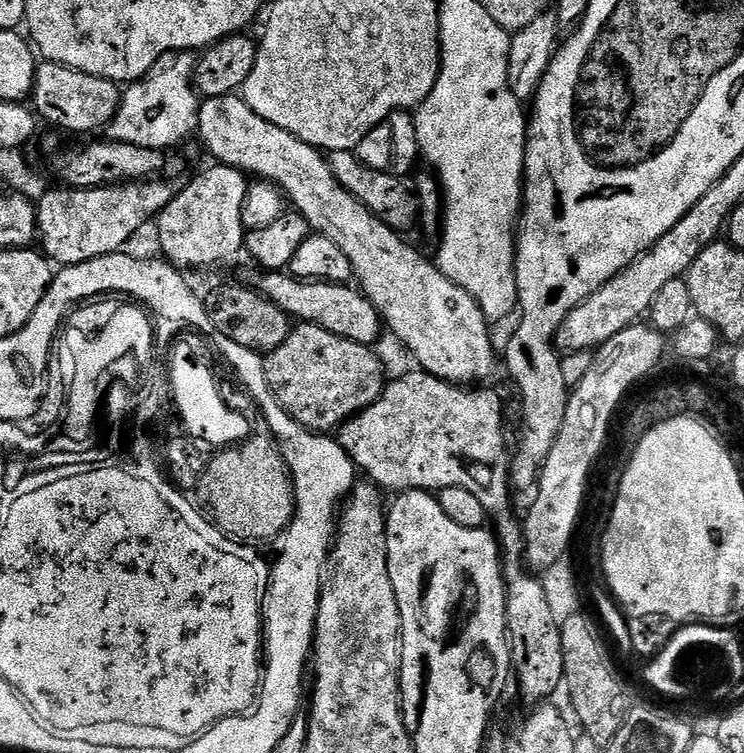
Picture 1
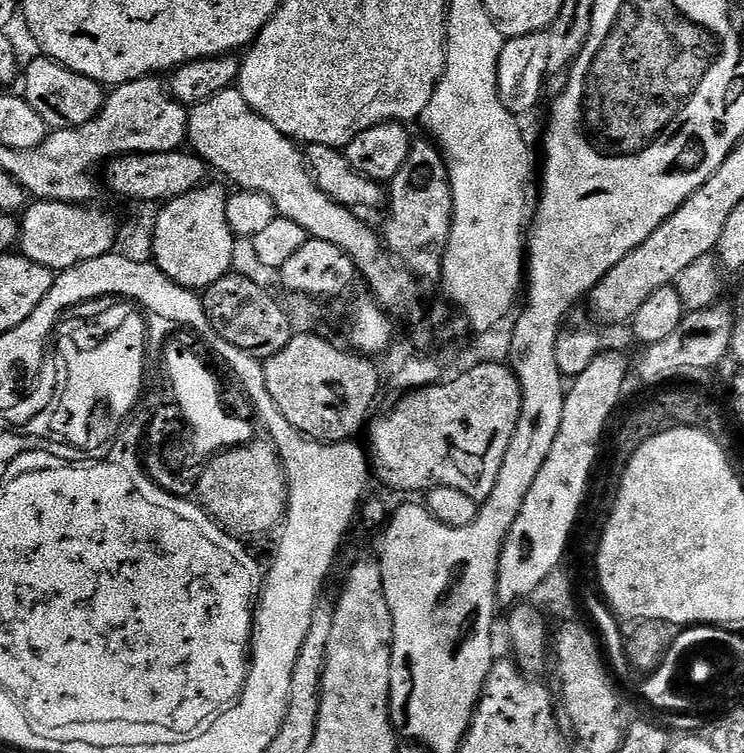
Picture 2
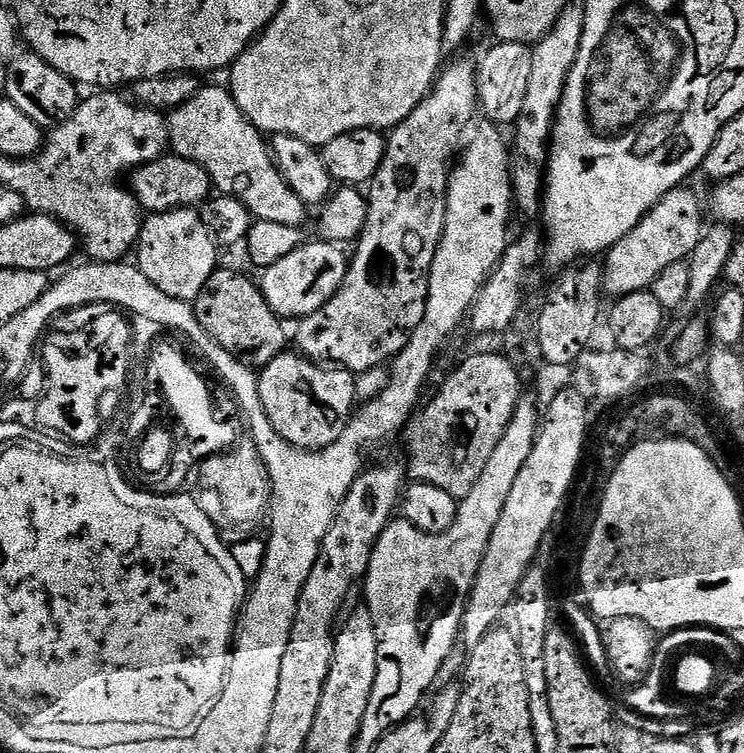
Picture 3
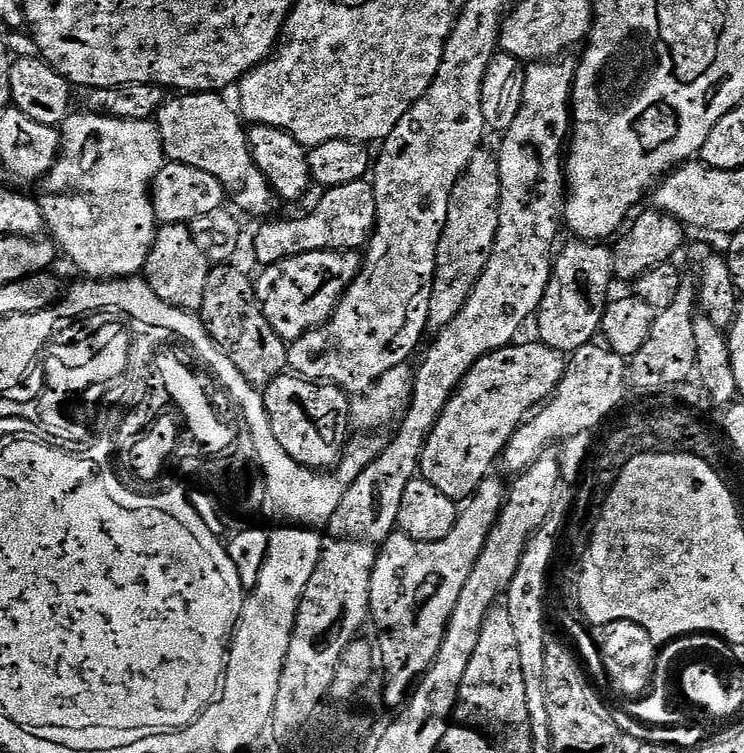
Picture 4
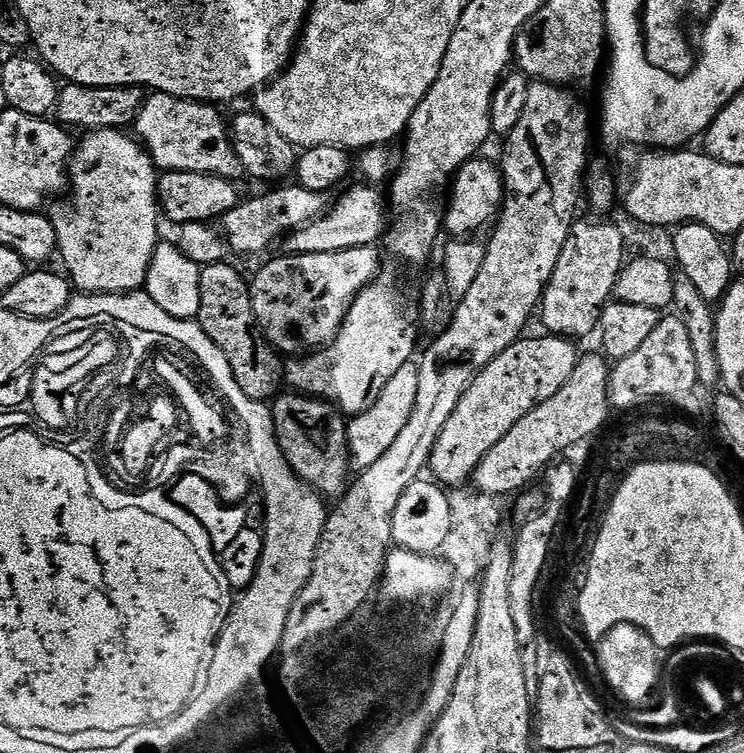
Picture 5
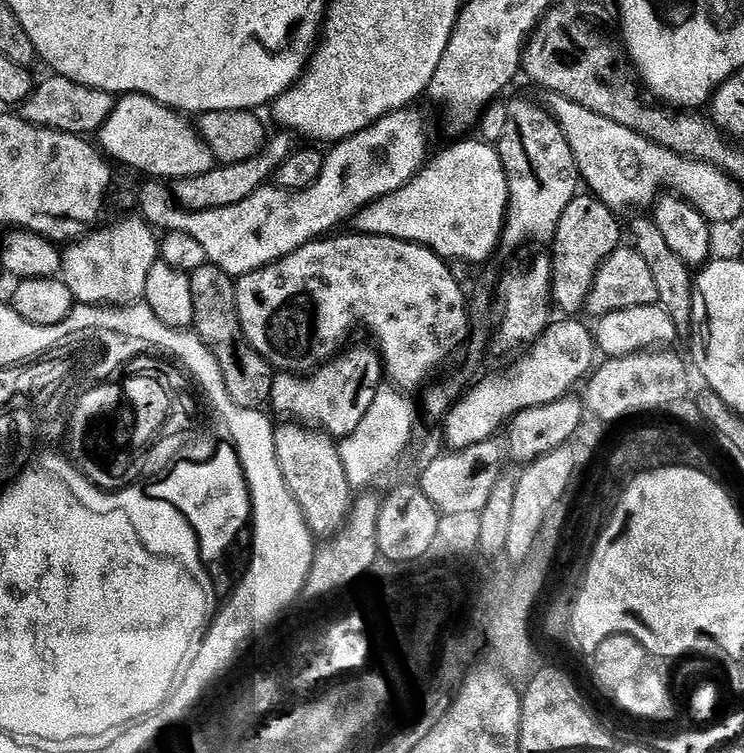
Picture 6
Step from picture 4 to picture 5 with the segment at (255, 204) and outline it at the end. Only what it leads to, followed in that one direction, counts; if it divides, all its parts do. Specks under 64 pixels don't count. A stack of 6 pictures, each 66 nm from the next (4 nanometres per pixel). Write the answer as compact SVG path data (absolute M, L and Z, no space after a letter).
M153 91L145 99L136 116L134 132L137 139L151 155L161 171L210 173L236 182L245 175L244 166L231 143L227 119L220 112L217 116L176 116L176 103L180 98L168 93Z

